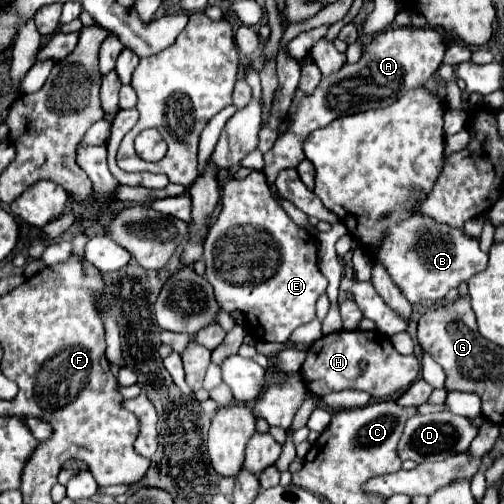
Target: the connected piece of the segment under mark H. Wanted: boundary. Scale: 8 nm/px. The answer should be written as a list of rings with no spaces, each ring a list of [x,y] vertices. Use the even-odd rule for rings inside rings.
[[[338,331],[324,335],[310,345],[302,365],[304,369],[300,369],[300,375],[314,397],[324,397],[344,389],[360,389],[368,391],[376,399],[384,399],[388,395],[406,391],[420,373],[420,361],[414,355],[400,355],[392,347],[390,337],[380,331]],[[360,361],[366,361],[362,371]]]

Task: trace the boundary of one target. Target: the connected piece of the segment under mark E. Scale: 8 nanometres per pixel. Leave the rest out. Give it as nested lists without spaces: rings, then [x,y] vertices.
[[[252,171],[248,177],[244,179],[230,179],[224,183],[222,187],[222,211],[218,215],[218,221],[214,225],[210,225],[208,229],[208,235],[206,235],[206,241],[204,241],[204,261],[208,265],[208,283],[214,287],[214,297],[218,297],[218,305],[224,309],[224,311],[232,311],[232,309],[238,309],[244,313],[244,319],[248,325],[248,331],[256,337],[256,339],[262,339],[262,341],[278,341],[278,343],[286,343],[290,333],[312,321],[314,315],[316,315],[316,299],[326,291],[328,287],[328,281],[326,277],[320,273],[318,269],[318,241],[314,235],[310,235],[306,229],[294,225],[294,221],[290,221],[290,217],[286,217],[286,211],[276,203],[276,199],[272,197],[268,185],[266,185],[266,177],[262,171]]]

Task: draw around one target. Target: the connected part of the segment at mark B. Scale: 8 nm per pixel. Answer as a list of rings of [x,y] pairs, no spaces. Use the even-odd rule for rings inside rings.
[[[420,87],[412,89],[388,107],[338,117],[330,125],[310,133],[310,137],[304,141],[304,155],[314,163],[316,169],[316,197],[348,227],[356,239],[360,239],[364,247],[368,247],[370,255],[388,269],[390,277],[410,303],[444,299],[452,287],[468,281],[474,273],[484,271],[488,265],[488,255],[480,249],[478,241],[464,235],[462,229],[438,225],[430,217],[414,213],[422,203],[422,197],[432,189],[444,165],[444,113],[444,99]]]

